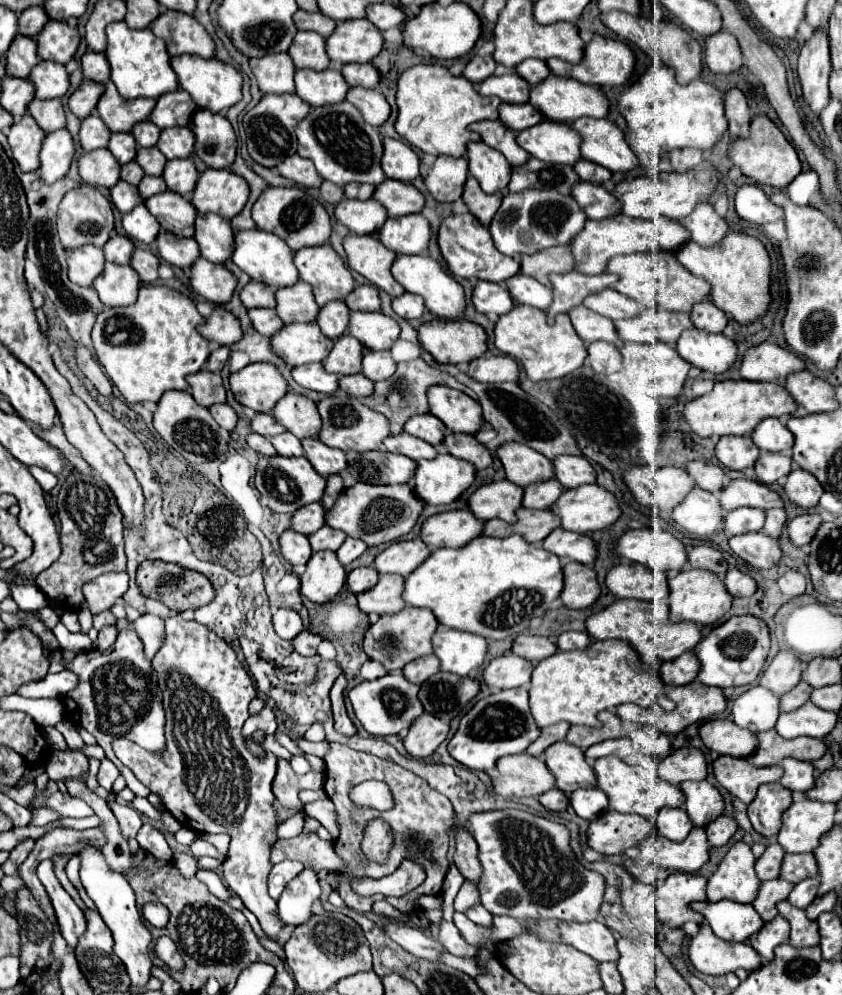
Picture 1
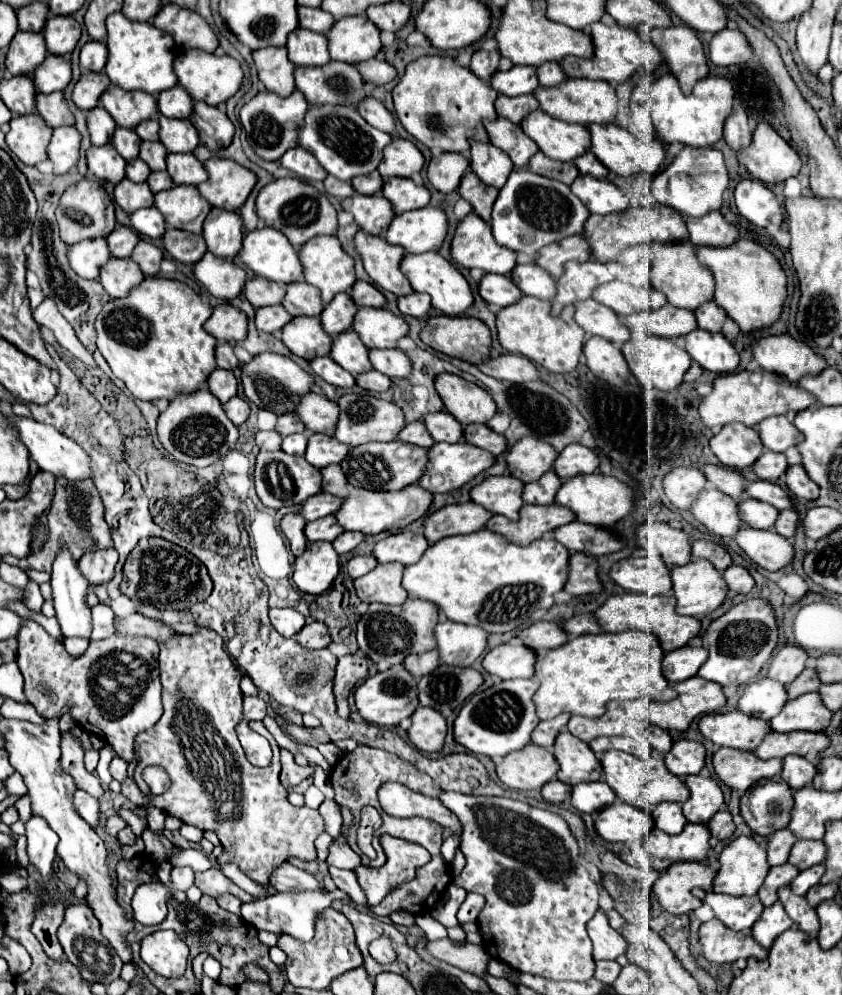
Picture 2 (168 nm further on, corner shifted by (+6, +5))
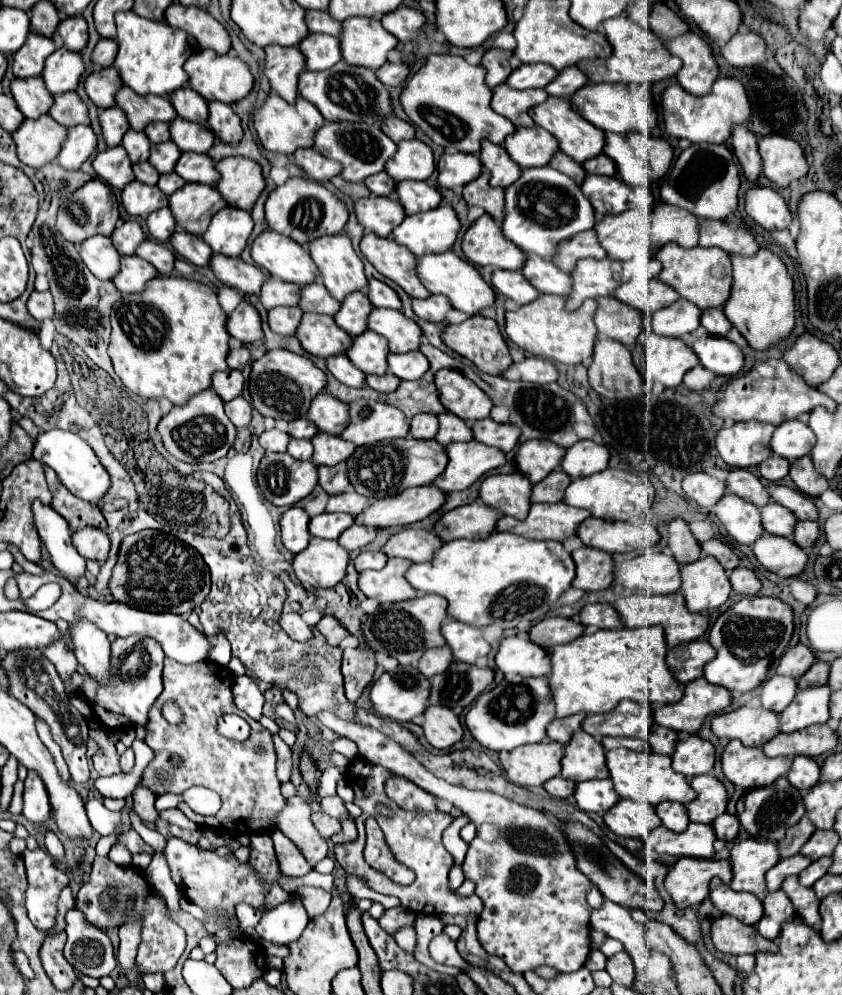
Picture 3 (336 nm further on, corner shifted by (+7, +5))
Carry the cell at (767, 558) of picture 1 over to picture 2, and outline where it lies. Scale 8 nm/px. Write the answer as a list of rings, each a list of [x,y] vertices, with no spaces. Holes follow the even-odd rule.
[[[743,528],[735,536],[735,542],[755,564],[771,572],[785,568],[795,556],[791,542],[773,530]]]

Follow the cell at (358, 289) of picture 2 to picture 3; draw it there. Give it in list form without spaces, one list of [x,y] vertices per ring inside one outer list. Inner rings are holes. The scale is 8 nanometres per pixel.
[[[374,278],[368,282],[368,300],[374,308],[396,308],[396,310],[402,308],[398,294],[388,284]]]

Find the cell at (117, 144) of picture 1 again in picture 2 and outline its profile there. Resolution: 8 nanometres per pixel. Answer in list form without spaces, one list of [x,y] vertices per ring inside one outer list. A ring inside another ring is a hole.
[[[117,128],[113,134],[111,144],[115,146],[115,150],[125,158],[125,160],[135,160],[139,156],[139,136],[135,134],[135,130],[129,128]]]

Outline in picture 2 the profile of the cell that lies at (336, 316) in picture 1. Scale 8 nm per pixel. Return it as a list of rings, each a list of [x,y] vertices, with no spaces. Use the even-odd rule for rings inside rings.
[[[337,294],[321,312],[321,322],[327,334],[341,334],[347,332],[353,324],[357,306],[351,302],[349,294]]]

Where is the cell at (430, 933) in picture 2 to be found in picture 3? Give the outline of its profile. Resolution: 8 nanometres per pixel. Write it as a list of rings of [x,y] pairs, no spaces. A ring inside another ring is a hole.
[[[438,934],[432,942],[430,942],[430,956],[440,962],[440,964],[446,964],[446,966],[458,966],[460,970],[464,970],[468,966],[466,960],[460,960],[460,954],[458,954],[458,948],[456,948],[456,942],[446,934]]]

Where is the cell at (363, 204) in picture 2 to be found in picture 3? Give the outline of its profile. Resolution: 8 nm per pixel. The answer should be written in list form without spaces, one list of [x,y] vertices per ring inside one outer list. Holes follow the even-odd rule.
[[[368,196],[358,198],[354,202],[354,214],[358,222],[366,228],[366,232],[374,232],[378,236],[390,236],[392,230],[404,220],[404,208],[396,198],[386,196]]]

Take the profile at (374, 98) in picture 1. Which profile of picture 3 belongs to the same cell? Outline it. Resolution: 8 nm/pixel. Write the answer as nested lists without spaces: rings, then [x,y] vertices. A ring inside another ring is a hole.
[[[384,116],[380,128],[382,128],[382,132],[384,132],[388,138],[392,138],[394,142],[414,138],[414,126],[408,124],[406,120],[396,118],[396,116]]]

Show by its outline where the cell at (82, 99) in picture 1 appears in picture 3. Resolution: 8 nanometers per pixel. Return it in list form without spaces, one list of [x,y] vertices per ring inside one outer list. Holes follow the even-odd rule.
[[[114,66],[94,70],[84,82],[86,94],[98,108],[114,106],[114,94],[118,92],[120,86],[122,86],[122,82],[118,80],[118,72]]]

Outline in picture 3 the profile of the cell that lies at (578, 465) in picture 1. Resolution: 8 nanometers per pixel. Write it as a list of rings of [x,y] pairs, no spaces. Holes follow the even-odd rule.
[[[578,440],[578,444],[566,450],[560,466],[568,472],[570,478],[582,478],[602,472],[608,466],[608,458],[610,454],[606,446],[592,440]]]

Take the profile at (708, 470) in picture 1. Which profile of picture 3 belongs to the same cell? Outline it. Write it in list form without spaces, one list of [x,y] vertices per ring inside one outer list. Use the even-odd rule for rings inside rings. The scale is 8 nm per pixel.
[[[732,468],[726,476],[726,490],[752,502],[758,508],[770,502],[770,496],[766,496],[766,488],[760,484],[760,480],[750,470]]]

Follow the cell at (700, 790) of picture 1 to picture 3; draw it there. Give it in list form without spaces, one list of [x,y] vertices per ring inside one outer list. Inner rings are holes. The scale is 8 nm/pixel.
[[[702,774],[702,776],[694,776],[690,780],[690,786],[696,790],[696,800],[692,800],[686,810],[692,822],[700,822],[700,824],[712,824],[716,816],[720,816],[722,812],[726,812],[726,802],[728,802],[728,794],[724,784],[714,778],[712,774]]]

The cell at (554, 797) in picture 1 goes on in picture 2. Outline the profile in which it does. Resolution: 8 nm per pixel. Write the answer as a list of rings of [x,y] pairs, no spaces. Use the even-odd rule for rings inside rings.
[[[557,778],[547,782],[543,788],[541,788],[541,794],[547,802],[551,804],[561,804],[561,802],[567,802],[571,798],[571,786],[569,784],[563,784],[559,782]]]

